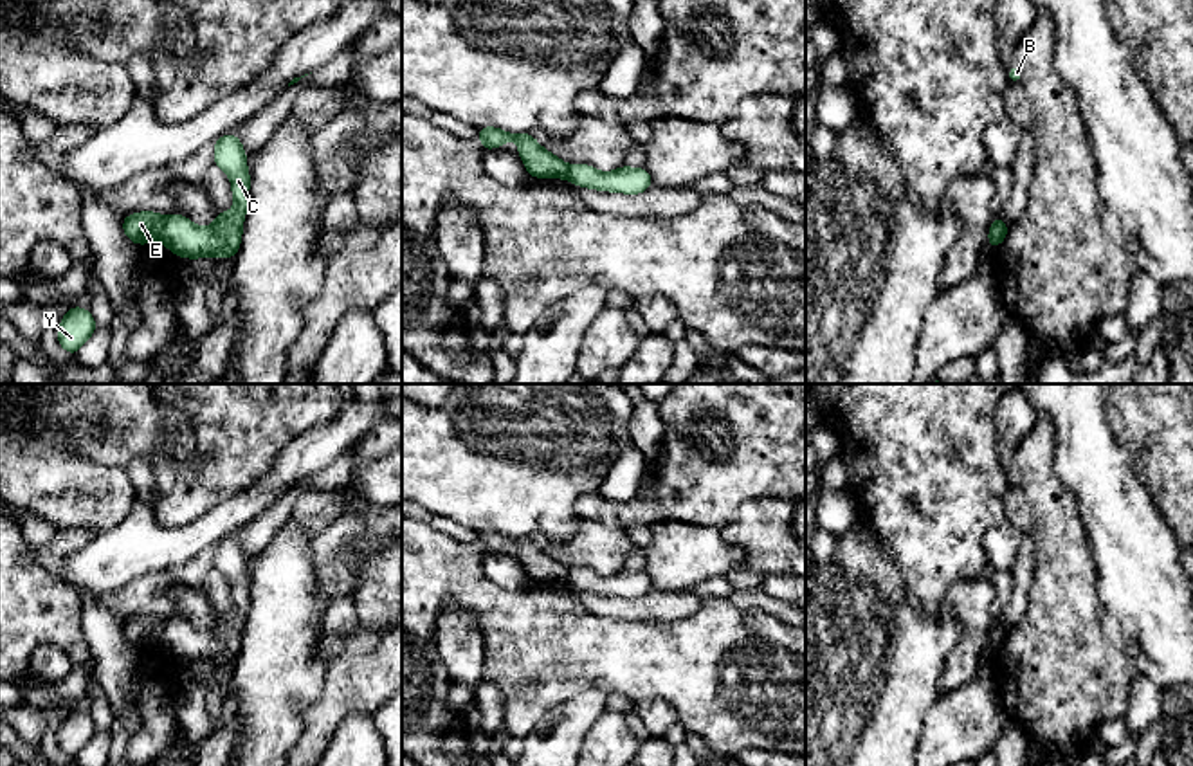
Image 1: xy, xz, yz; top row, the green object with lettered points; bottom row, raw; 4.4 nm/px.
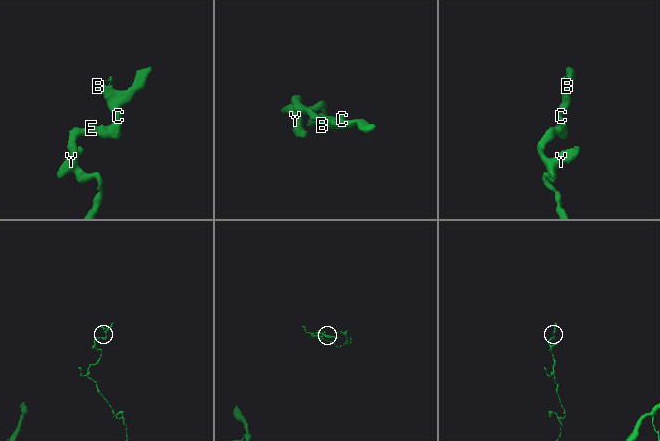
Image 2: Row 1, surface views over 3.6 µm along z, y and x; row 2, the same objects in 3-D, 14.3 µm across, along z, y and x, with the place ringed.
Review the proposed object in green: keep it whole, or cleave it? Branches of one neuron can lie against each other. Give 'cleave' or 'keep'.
cleave

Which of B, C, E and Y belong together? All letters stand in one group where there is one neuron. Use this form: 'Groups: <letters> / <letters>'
Groups: B C / E Y

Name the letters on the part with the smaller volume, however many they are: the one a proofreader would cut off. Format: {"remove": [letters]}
{"remove": ["B", "C"]}

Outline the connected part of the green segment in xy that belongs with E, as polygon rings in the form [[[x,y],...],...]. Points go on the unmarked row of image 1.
[[[139,615],[123,622],[123,634],[126,642],[139,651],[142,647],[157,647],[160,645],[160,638],[166,629],[166,620],[155,615]]]

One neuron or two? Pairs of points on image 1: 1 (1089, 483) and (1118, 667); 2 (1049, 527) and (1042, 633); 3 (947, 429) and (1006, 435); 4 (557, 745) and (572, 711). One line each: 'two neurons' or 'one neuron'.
1: two neurons
2: one neuron
3: two neurons
4: one neuron

